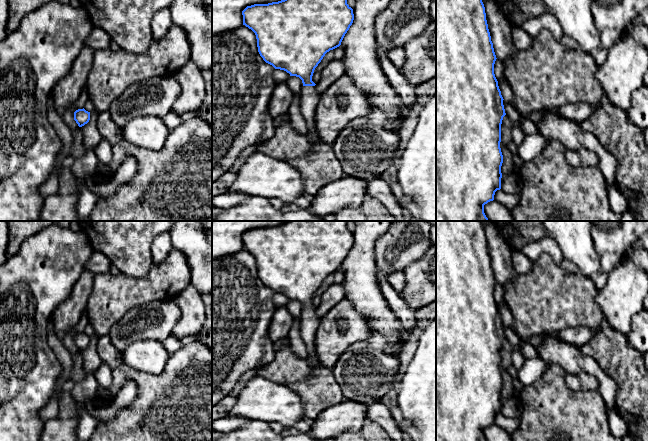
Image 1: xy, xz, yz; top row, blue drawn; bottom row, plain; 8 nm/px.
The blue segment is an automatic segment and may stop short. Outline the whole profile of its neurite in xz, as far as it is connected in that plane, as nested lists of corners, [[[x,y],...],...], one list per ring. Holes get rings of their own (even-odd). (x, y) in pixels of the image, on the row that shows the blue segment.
[[[281,0],[247,6],[242,15],[243,25],[256,35],[258,52],[263,60],[275,69],[284,70],[302,80],[300,111],[311,142],[321,143],[315,125],[320,95],[316,92],[312,76],[325,54],[341,45],[353,23],[353,9],[347,0]]]

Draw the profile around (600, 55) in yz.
[[[600,48],[592,56],[597,65],[601,66],[605,62],[607,55],[608,55],[608,48]]]

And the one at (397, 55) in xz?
[[[396,47],[387,51],[387,56],[398,69],[401,69],[404,66],[406,56],[403,47]]]

